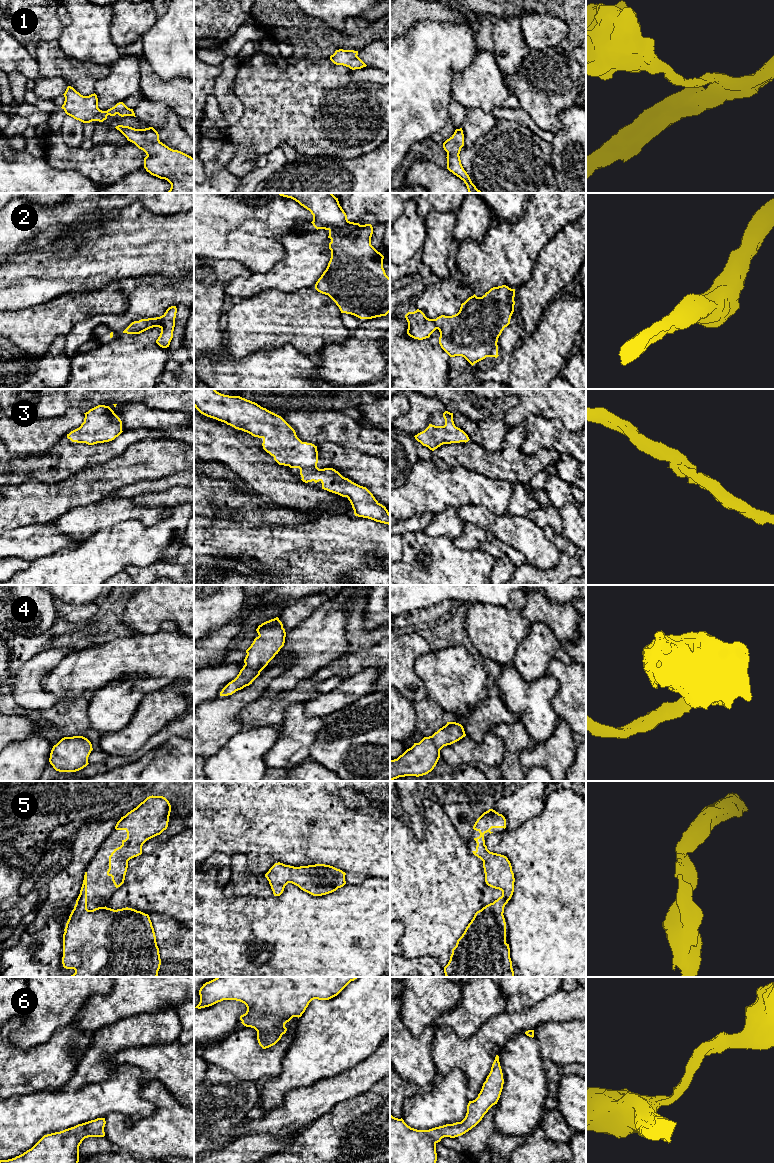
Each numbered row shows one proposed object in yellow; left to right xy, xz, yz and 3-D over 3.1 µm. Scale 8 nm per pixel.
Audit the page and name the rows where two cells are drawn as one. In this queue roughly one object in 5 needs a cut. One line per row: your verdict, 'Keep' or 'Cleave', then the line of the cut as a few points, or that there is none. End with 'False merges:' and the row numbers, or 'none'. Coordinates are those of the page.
1: Keep. No split
2: Keep. No split
3: Keep. No split
4: Keep. No split
5: Keep. No split
6: Keep. No split
False merges: none

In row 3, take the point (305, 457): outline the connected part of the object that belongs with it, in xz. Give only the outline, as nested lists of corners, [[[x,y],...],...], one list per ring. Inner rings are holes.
[[[194,389],[194,407],[203,415],[224,422],[235,429],[242,430],[254,437],[263,439],[263,449],[274,457],[279,465],[299,468],[302,481],[305,483],[321,482],[322,489],[347,497],[354,510],[355,516],[368,518],[376,522],[390,525],[390,513],[380,504],[373,494],[348,478],[343,477],[333,468],[319,469],[317,446],[302,442],[295,430],[279,415],[261,407],[255,402],[240,396],[229,396],[217,392],[215,389]]]

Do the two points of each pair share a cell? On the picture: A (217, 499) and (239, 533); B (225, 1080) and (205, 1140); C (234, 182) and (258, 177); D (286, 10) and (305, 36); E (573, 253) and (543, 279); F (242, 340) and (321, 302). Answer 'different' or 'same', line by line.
A: different
B: same
C: different
D: same
E: same
F: same

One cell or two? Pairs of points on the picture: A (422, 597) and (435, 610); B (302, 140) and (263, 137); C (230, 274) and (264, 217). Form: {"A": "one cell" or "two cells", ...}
{"A": "two cells", "B": "one cell", "C": "two cells"}

